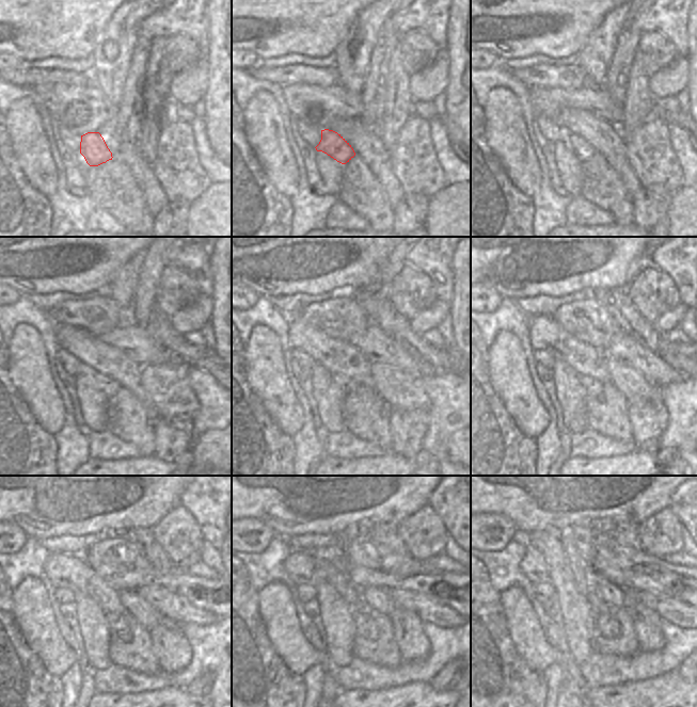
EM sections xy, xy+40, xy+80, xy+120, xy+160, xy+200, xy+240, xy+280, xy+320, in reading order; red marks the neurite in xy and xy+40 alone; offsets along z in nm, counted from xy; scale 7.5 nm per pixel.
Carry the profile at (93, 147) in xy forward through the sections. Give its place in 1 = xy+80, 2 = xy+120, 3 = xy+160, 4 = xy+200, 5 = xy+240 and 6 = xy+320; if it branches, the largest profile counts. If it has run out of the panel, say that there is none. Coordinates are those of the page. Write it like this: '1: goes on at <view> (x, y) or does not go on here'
1: goes on at xy+80 (583, 149)
2: goes on at xy+120 (107, 385)
3: goes on at xy+160 (349, 386)
4: goes on at xy+200 (591, 385)
5: goes on at xy+240 (122, 623)
6: goes on at xy+320 (606, 626)

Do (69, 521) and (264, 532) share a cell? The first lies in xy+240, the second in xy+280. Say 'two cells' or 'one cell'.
two cells

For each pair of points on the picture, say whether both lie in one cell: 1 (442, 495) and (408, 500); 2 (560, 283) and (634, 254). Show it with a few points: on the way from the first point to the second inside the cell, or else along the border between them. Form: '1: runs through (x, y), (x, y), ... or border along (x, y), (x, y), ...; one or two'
1: border along (437, 486), (430, 494), (427, 504); two
2: runs through (579, 275), (604, 264), (616, 254); one

